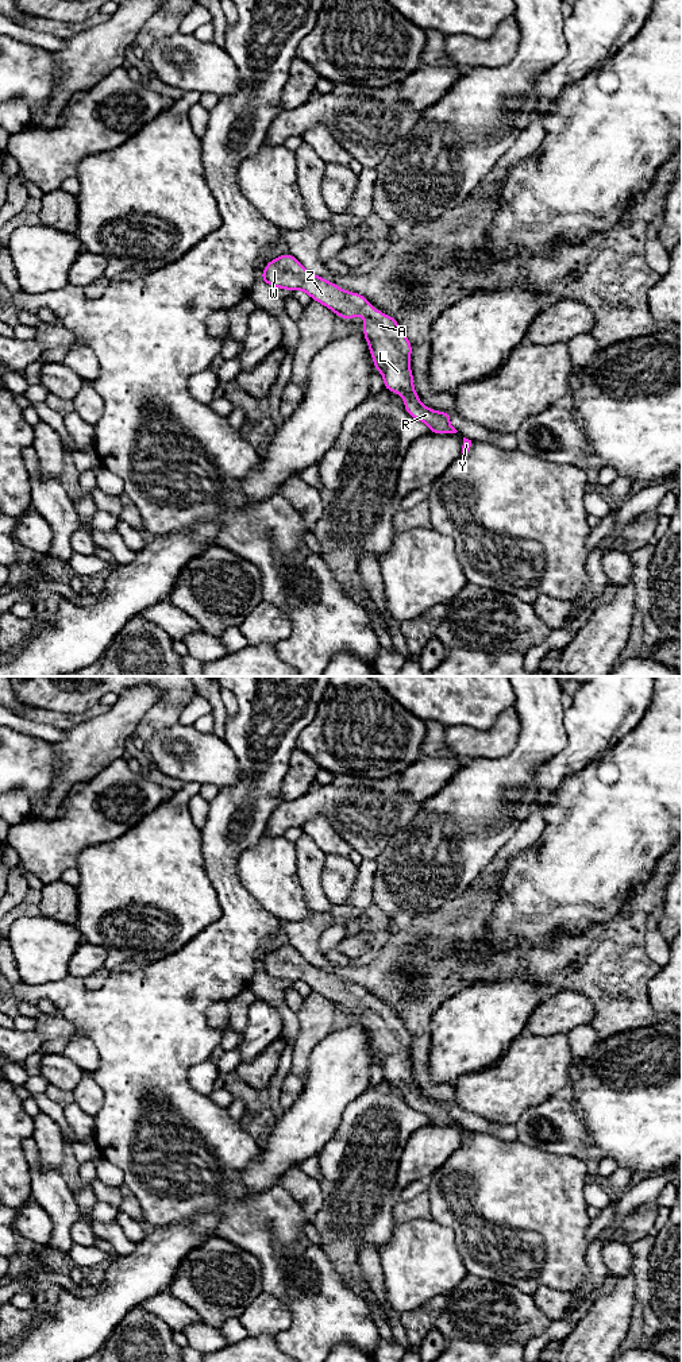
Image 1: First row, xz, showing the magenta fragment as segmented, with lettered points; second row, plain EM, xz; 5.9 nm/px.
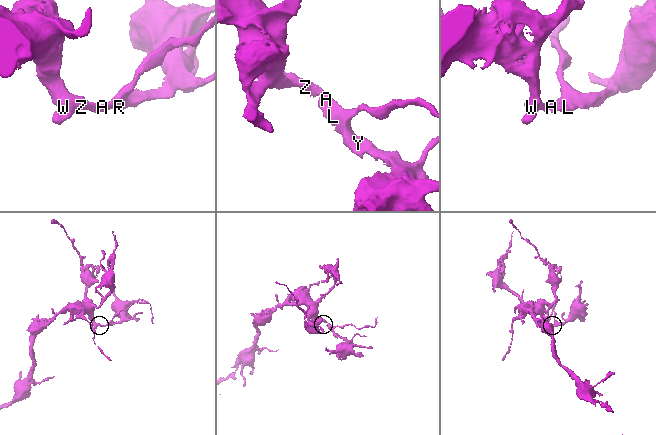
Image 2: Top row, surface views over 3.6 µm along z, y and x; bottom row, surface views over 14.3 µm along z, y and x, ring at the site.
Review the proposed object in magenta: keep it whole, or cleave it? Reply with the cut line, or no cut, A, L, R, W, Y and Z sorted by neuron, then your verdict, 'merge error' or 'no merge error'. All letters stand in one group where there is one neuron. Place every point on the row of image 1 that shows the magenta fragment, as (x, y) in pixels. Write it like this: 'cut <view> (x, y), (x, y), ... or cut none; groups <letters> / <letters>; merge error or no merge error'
cut none; groups A L R W Y Z; no merge error

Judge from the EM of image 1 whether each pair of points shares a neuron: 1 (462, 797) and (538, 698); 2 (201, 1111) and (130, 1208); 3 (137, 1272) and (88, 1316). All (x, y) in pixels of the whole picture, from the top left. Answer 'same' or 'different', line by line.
1: same
2: different
3: same

